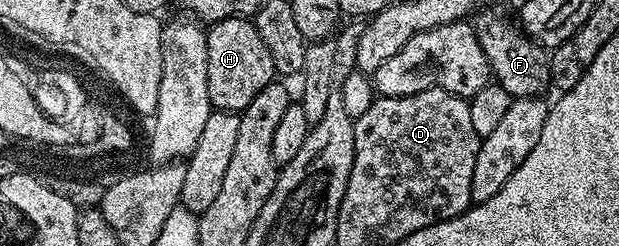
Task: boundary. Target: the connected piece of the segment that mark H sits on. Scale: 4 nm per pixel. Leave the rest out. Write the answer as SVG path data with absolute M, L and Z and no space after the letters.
M226 18L207 31L209 99L214 110L241 113L265 85L274 82L276 69L269 49L251 19Z

